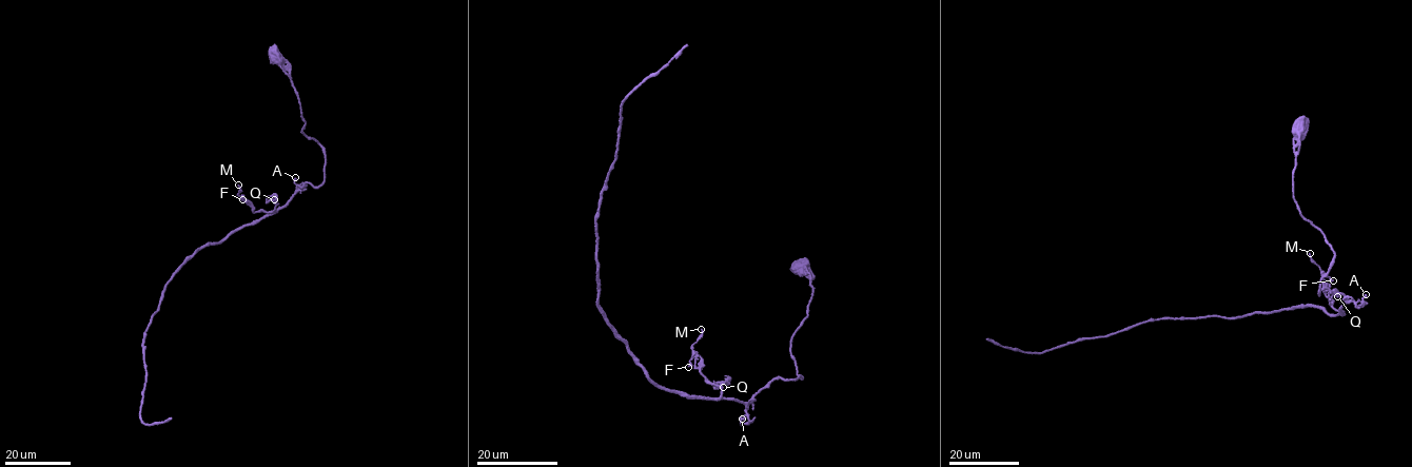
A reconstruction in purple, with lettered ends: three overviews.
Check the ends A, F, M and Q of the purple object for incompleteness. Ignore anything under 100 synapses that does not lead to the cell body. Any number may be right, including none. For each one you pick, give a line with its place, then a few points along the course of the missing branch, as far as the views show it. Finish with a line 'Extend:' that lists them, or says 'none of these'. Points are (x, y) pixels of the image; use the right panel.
Extend: none of these

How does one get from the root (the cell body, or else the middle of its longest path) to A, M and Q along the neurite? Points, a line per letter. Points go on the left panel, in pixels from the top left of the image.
A: (275, 58), (298, 97), (302, 132), (325, 156), (318, 186), (308, 182), (296, 189), (302, 190), (295, 177)
M: (275, 58), (298, 97), (302, 132), (322, 149), (324, 181), (296, 187), (275, 212), (253, 211), (238, 185)
Q: (275, 58), (298, 97), (302, 132), (325, 160), (318, 186), (296, 187), (276, 212), (274, 199)

